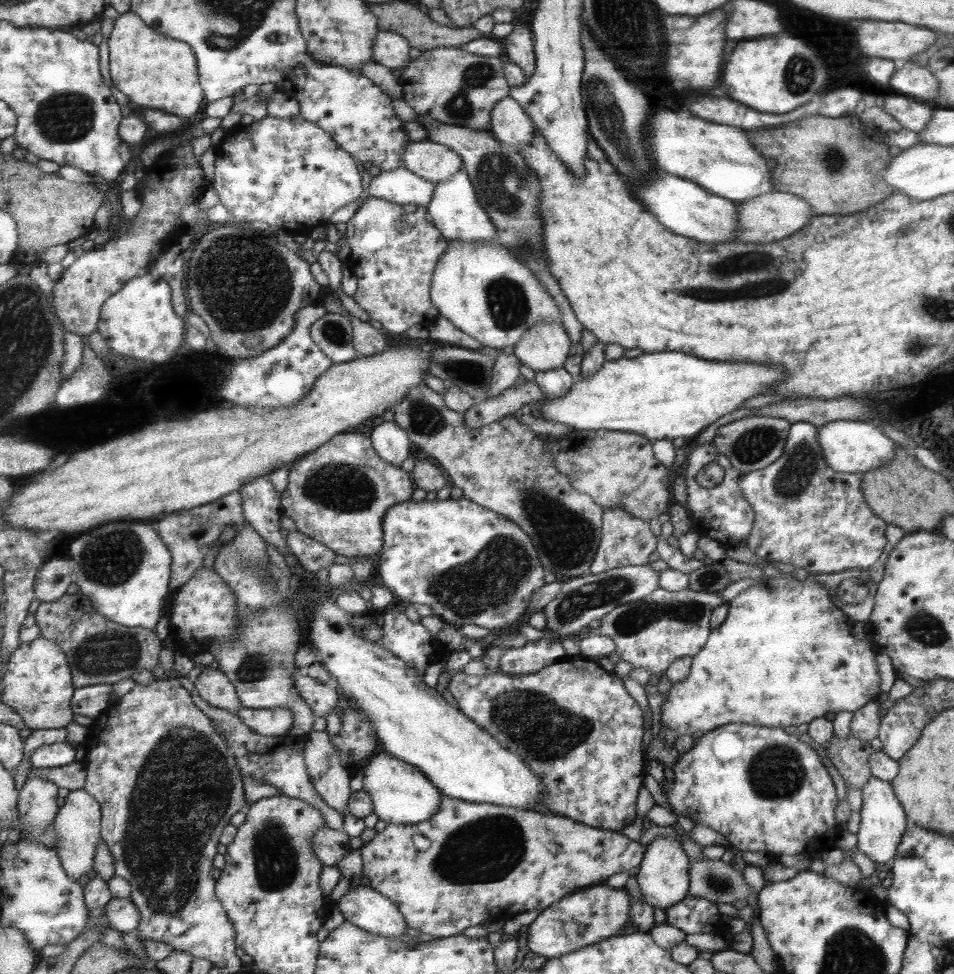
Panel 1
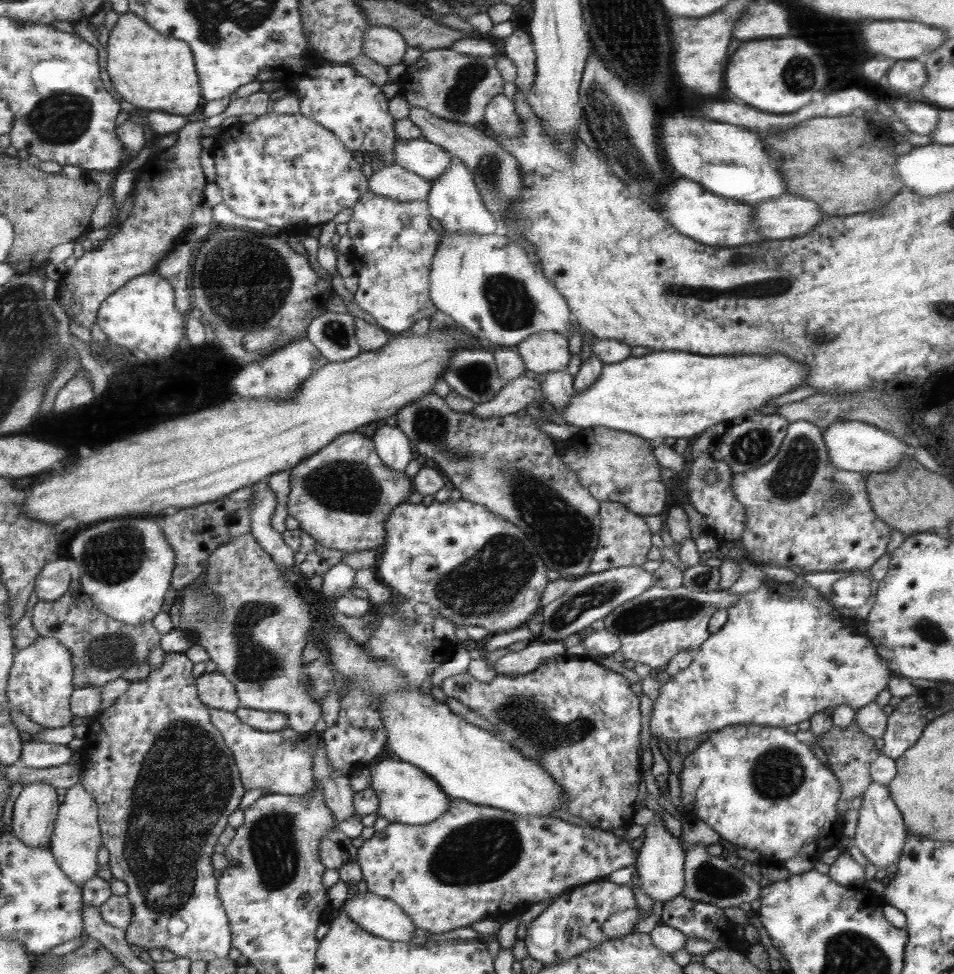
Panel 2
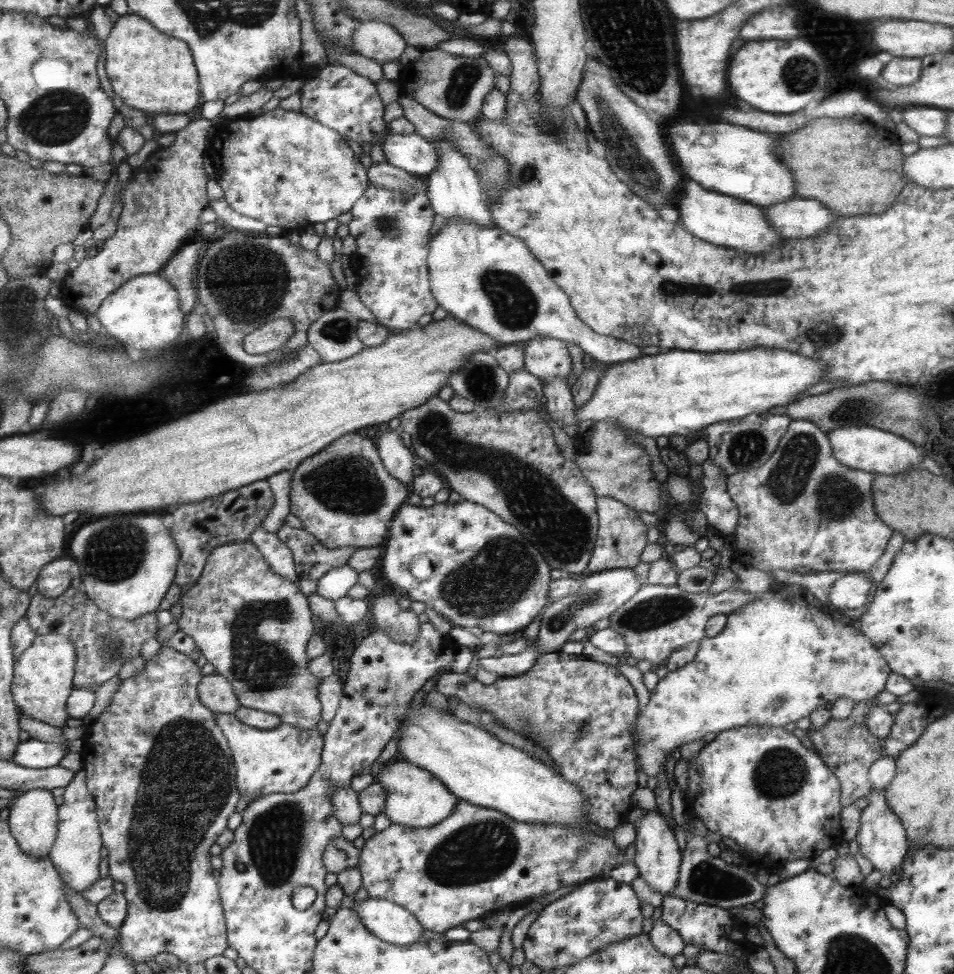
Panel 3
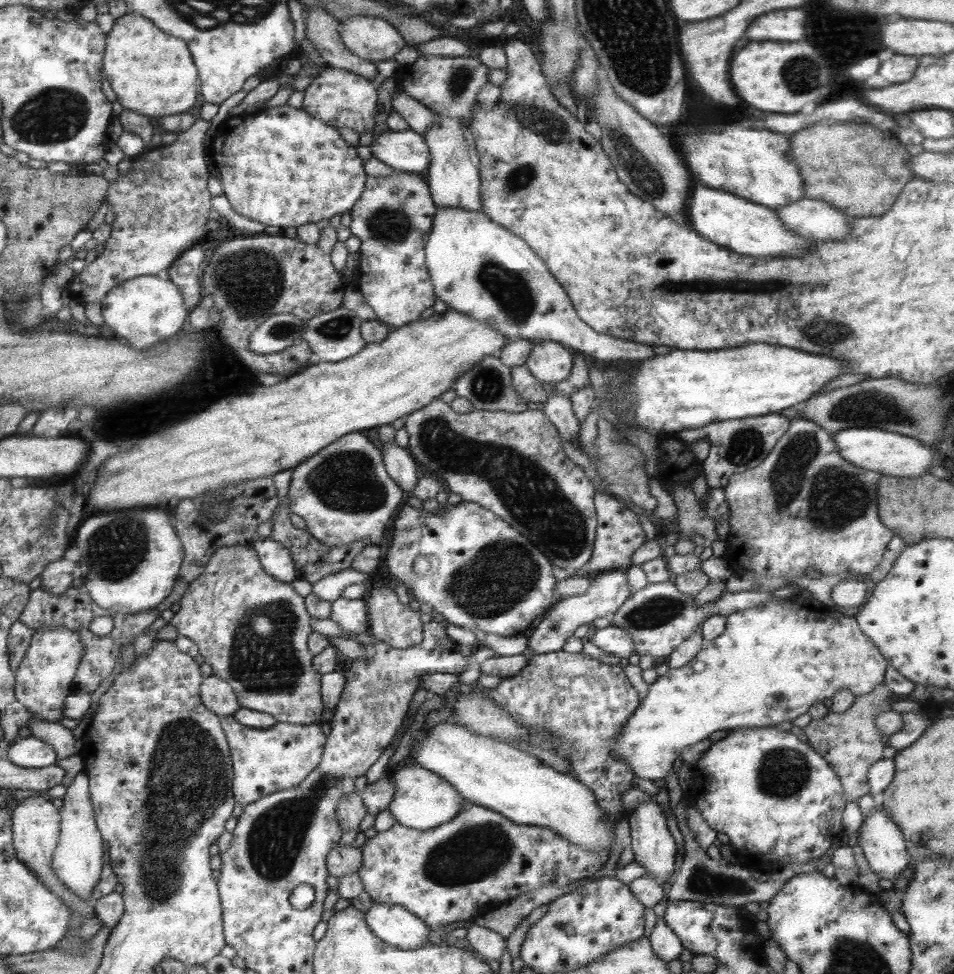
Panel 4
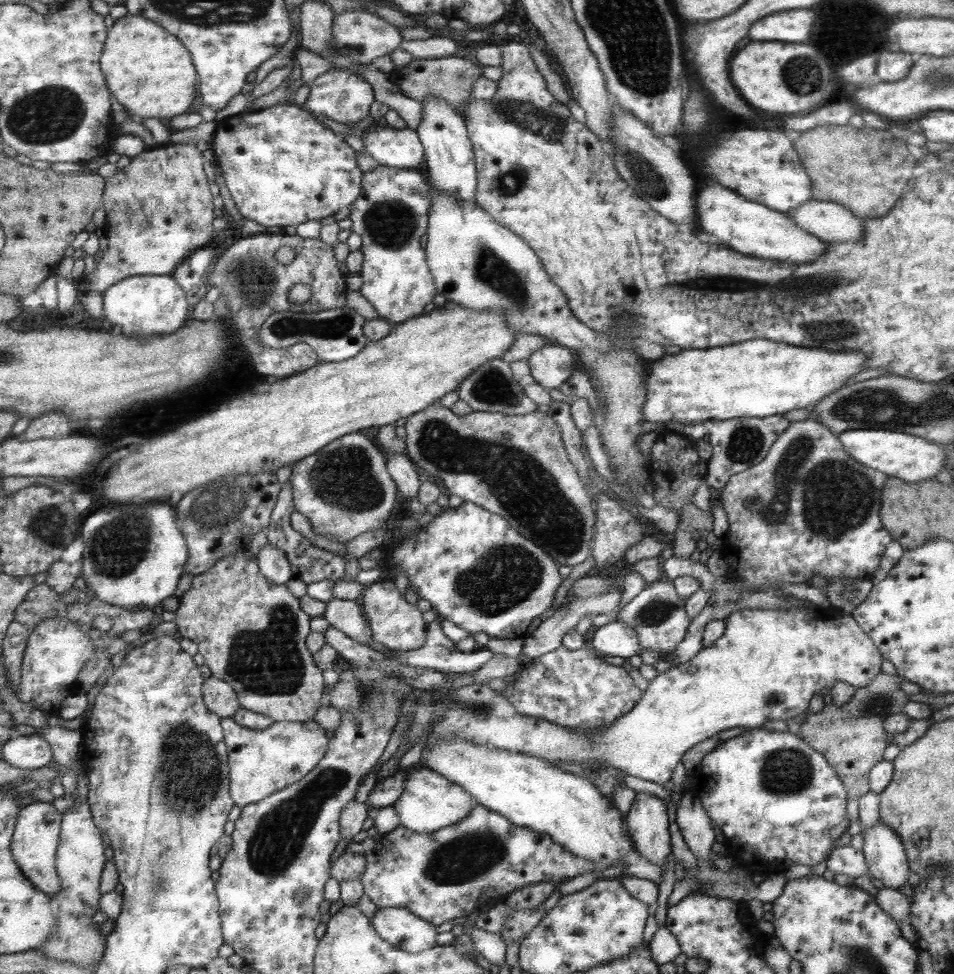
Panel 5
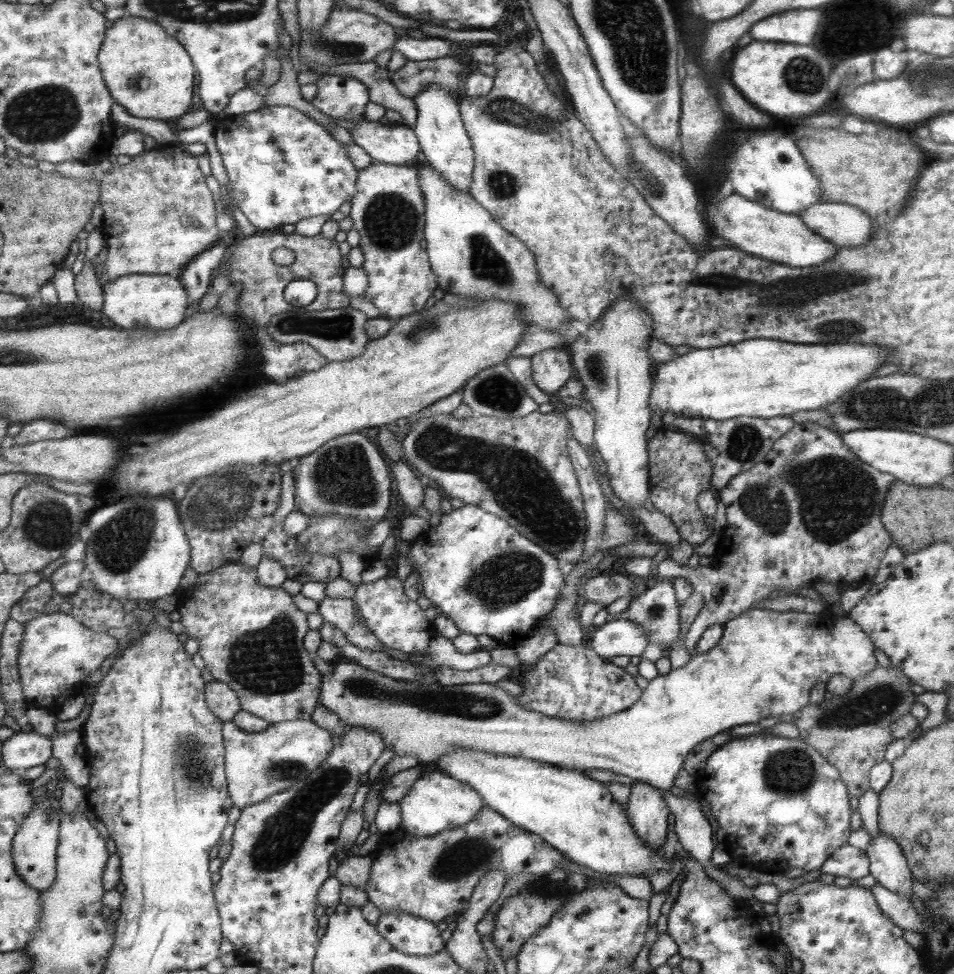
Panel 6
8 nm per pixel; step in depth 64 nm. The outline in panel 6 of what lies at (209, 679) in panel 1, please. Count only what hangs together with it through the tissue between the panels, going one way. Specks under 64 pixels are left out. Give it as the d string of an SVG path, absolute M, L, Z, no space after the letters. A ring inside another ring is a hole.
M216 680L207 684L207 705L224 722L234 720L242 712L242 703L235 689L228 683Z

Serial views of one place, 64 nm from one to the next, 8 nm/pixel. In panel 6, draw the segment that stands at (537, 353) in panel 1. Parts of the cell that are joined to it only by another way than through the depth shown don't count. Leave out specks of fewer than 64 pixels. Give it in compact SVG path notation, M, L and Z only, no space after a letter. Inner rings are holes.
M549 348L531 357L532 378L536 386L548 395L558 393L573 377L570 355L566 348Z

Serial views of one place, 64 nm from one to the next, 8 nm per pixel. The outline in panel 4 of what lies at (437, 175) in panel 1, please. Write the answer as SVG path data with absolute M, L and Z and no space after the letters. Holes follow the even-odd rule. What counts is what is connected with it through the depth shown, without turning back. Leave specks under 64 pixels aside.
M386 129L384 134L371 136L366 141L371 146L371 156L396 171L425 175L430 166L430 147L423 135L412 129Z

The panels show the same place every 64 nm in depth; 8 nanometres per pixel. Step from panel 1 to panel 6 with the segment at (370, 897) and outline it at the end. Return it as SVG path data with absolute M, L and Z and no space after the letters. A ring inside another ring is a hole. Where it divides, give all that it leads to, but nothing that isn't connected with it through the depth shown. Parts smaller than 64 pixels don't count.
M402 910L381 914L379 933L402 954L432 956L445 948L441 931L432 921Z

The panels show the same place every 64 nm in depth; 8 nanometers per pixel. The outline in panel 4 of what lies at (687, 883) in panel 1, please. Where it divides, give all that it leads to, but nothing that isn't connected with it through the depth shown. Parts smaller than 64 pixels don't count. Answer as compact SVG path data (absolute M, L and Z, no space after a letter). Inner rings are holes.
M654 800L644 802L636 806L626 818L630 823L631 847L635 854L635 860L646 869L646 877L656 880L664 886L665 882L673 879L674 866L676 866L676 854L678 854L678 843L674 835L668 831L665 813Z

